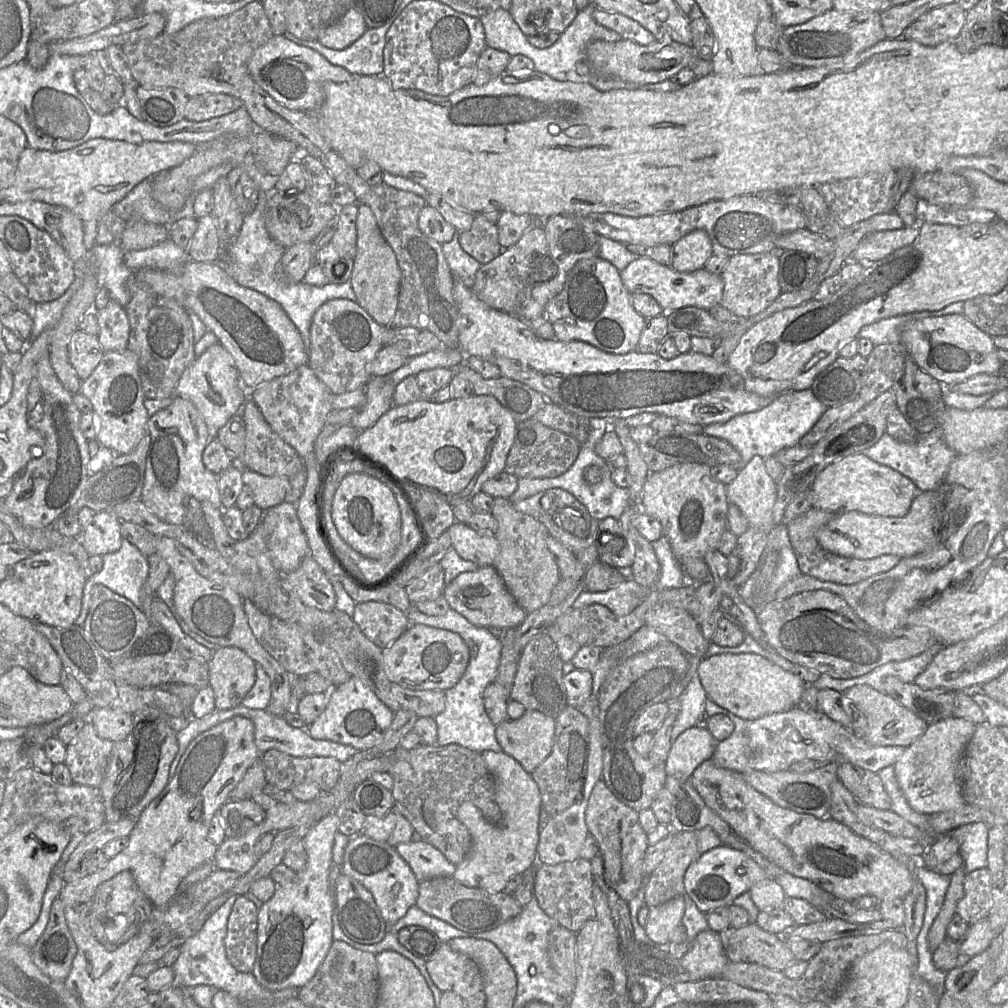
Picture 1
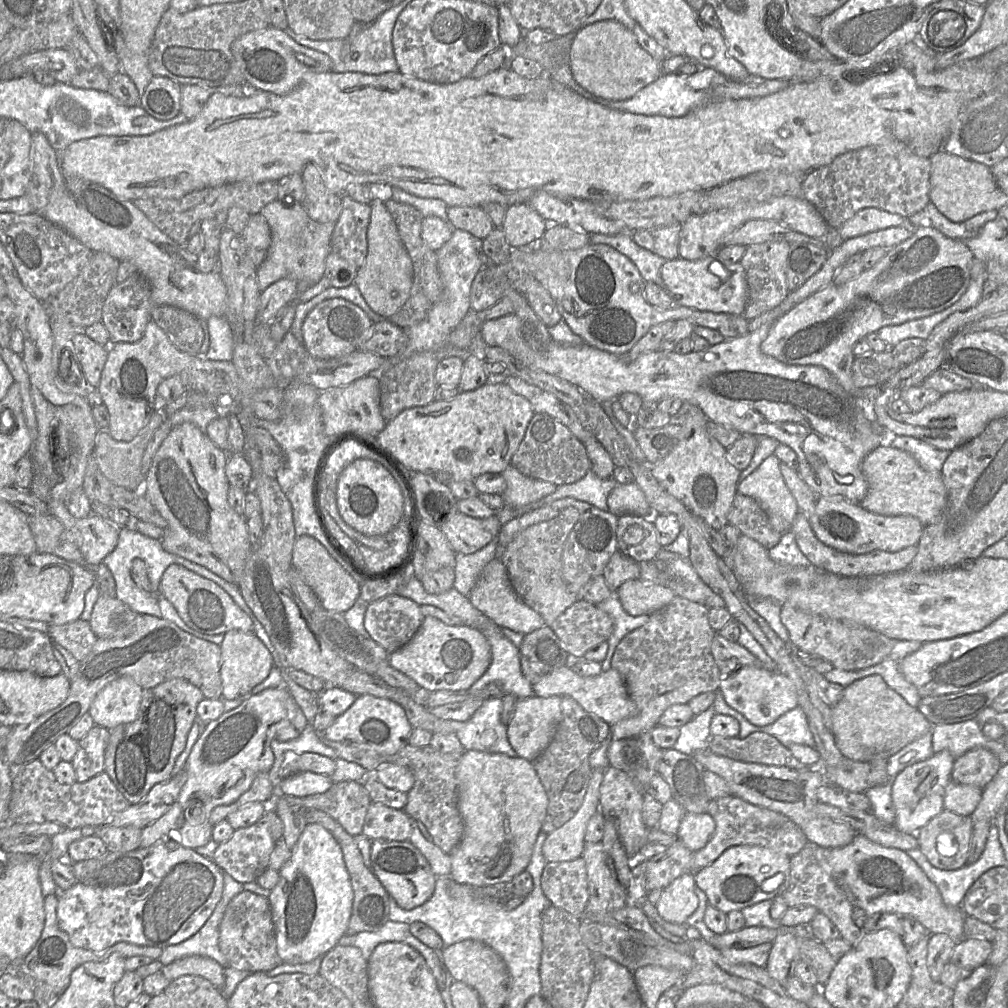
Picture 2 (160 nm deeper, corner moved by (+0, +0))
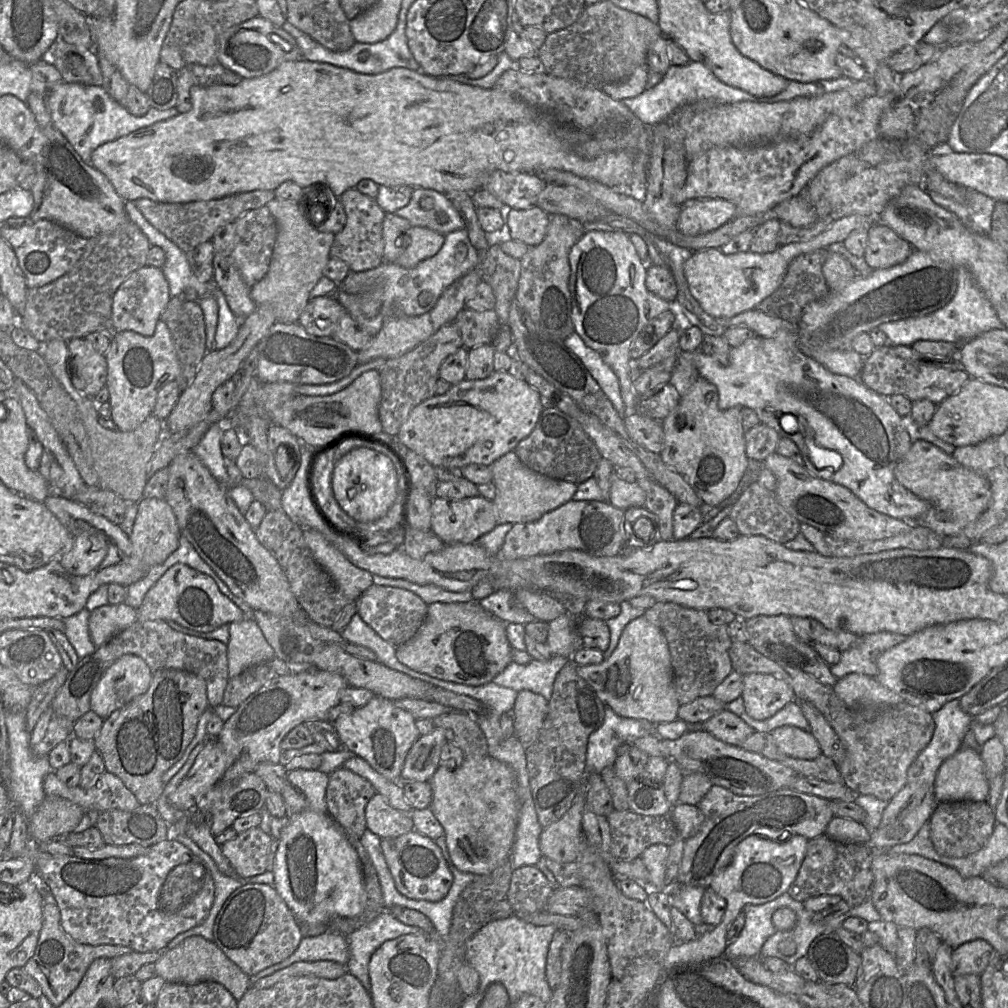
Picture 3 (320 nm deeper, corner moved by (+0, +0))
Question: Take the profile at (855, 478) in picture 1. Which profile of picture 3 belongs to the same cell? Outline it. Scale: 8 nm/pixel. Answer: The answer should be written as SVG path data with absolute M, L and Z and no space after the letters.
M914 439L907 454L897 463L894 476L907 490L927 501L929 510L919 519L903 519L911 527L930 529L941 537L961 532L989 506L990 486L982 475L962 466L935 445Z

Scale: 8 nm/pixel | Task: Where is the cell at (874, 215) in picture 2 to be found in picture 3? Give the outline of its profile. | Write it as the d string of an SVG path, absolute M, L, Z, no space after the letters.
M854 214L842 217L814 238L800 243L780 246L771 253L740 252L725 255L719 248L710 248L694 252L684 263L684 274L691 295L702 309L713 318L729 318L757 307L765 298L781 285L787 268L796 257L827 249L831 245L844 242L849 234L857 229L869 230L878 217Z

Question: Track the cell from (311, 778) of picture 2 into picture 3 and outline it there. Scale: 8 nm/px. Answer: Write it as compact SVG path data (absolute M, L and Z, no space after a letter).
M296 769L287 773L287 780L304 794L307 807L290 816L280 832L273 886L299 924L329 924L335 918L355 918L365 901L362 866L344 829L328 812L325 795L329 775Z

